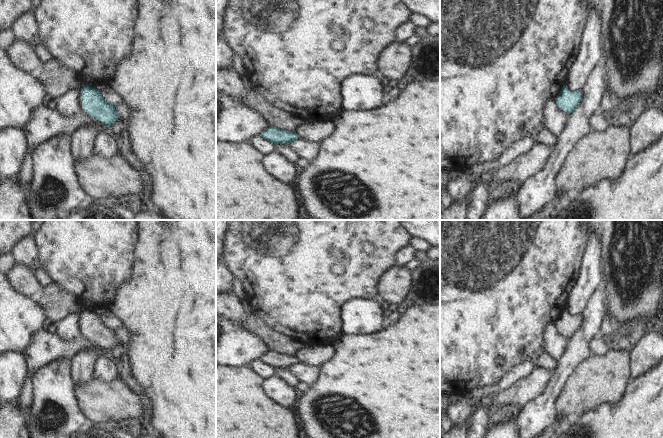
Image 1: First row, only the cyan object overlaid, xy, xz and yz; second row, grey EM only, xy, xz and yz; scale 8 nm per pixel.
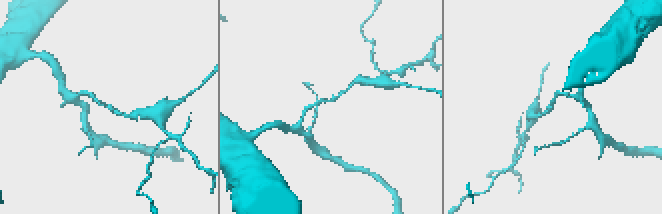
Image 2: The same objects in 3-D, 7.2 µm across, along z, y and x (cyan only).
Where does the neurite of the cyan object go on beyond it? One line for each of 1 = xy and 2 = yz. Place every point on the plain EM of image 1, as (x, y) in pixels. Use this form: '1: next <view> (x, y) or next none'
1: next none
2: next none

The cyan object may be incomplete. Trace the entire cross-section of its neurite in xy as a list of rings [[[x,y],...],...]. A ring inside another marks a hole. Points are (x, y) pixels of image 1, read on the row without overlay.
[[[88,308],[81,312],[81,328],[83,335],[107,351],[119,342],[115,330],[106,325],[97,313]]]

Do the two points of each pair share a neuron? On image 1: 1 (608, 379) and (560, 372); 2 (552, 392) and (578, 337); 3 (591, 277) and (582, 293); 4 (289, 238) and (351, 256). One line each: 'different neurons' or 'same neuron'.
1: different neurons
2: same neuron
3: same neuron
4: same neuron

